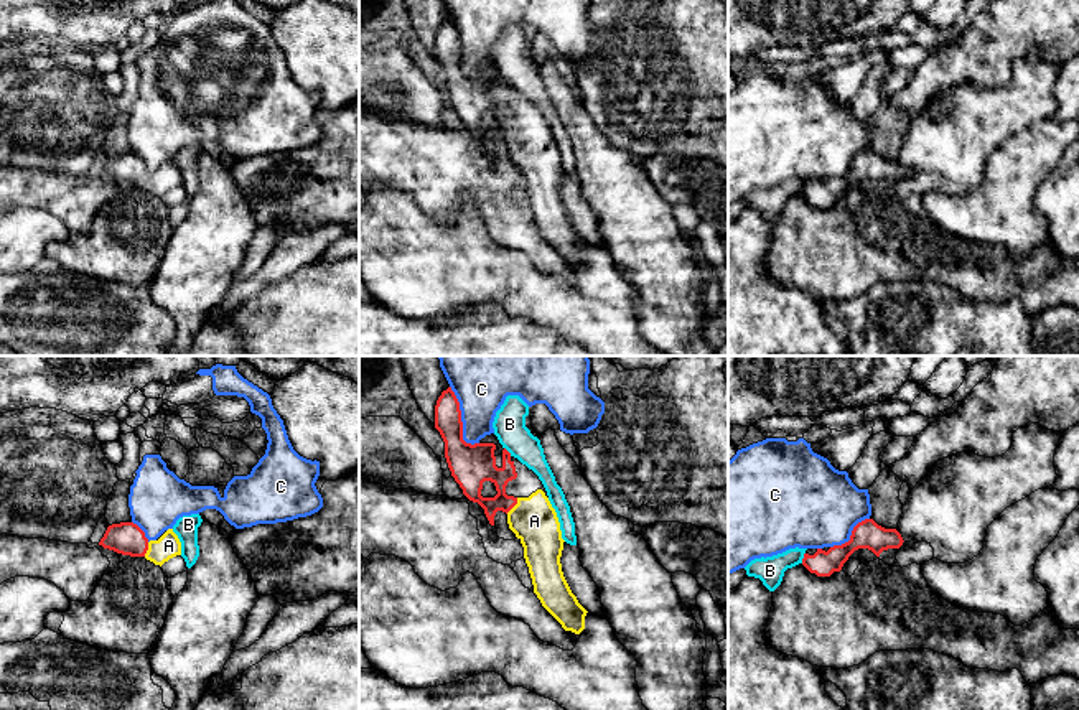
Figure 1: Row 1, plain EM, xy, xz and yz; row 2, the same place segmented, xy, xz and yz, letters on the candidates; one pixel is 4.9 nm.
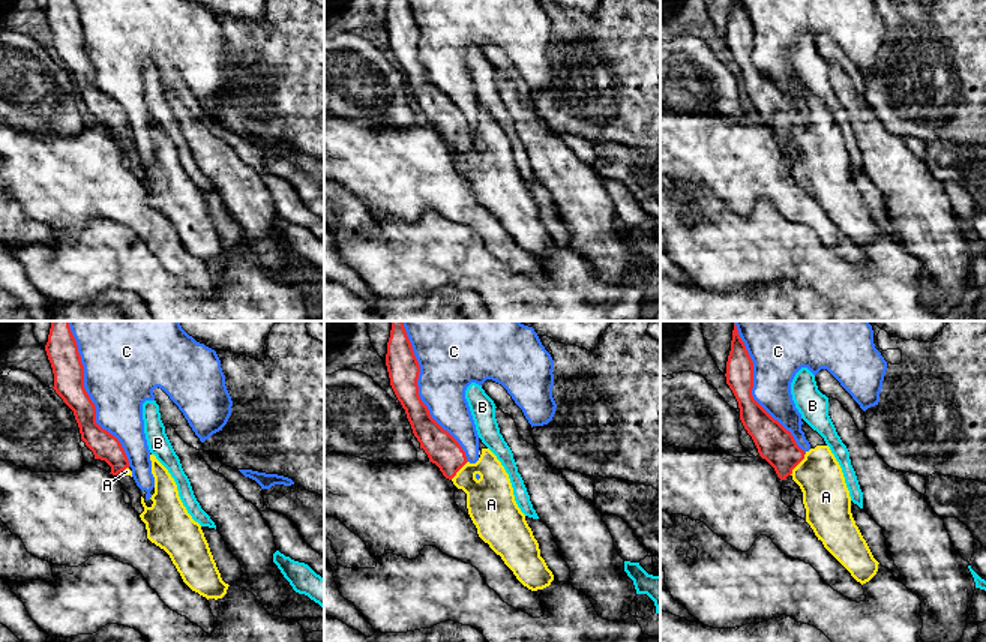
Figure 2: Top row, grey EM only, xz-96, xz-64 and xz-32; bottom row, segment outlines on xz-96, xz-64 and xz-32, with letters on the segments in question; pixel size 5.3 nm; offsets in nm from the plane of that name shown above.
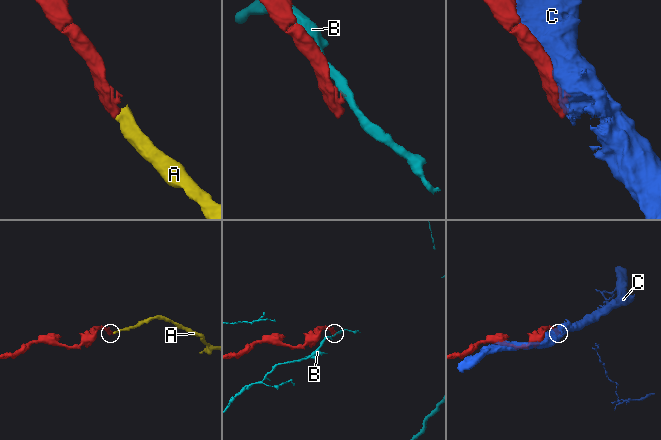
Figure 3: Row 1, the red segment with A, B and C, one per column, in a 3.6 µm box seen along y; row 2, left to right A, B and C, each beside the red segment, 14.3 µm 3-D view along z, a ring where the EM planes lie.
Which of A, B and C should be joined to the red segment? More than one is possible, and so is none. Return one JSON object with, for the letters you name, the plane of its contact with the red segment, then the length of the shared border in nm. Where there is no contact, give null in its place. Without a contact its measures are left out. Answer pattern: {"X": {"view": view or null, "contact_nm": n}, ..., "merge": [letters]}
{"A": {"view": "xz", "contact_nm": 100}, "merge": ["A"]}

